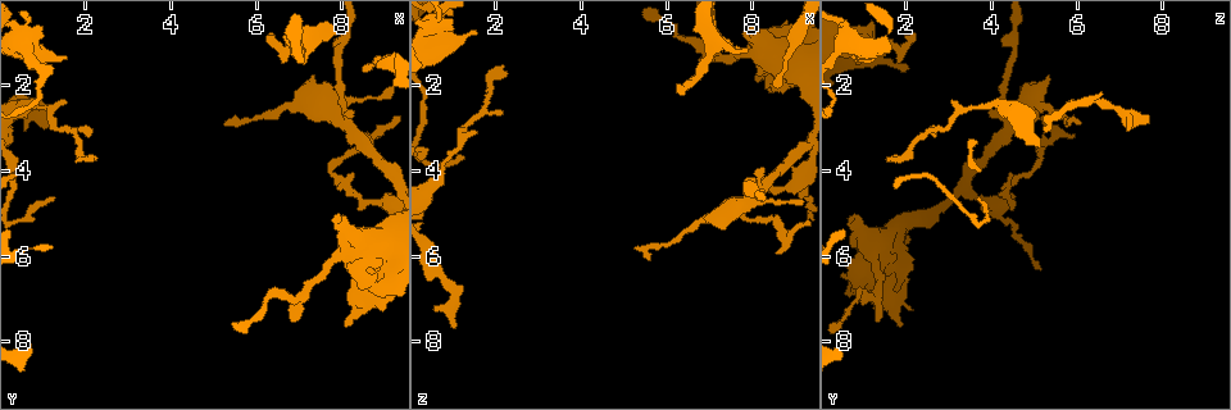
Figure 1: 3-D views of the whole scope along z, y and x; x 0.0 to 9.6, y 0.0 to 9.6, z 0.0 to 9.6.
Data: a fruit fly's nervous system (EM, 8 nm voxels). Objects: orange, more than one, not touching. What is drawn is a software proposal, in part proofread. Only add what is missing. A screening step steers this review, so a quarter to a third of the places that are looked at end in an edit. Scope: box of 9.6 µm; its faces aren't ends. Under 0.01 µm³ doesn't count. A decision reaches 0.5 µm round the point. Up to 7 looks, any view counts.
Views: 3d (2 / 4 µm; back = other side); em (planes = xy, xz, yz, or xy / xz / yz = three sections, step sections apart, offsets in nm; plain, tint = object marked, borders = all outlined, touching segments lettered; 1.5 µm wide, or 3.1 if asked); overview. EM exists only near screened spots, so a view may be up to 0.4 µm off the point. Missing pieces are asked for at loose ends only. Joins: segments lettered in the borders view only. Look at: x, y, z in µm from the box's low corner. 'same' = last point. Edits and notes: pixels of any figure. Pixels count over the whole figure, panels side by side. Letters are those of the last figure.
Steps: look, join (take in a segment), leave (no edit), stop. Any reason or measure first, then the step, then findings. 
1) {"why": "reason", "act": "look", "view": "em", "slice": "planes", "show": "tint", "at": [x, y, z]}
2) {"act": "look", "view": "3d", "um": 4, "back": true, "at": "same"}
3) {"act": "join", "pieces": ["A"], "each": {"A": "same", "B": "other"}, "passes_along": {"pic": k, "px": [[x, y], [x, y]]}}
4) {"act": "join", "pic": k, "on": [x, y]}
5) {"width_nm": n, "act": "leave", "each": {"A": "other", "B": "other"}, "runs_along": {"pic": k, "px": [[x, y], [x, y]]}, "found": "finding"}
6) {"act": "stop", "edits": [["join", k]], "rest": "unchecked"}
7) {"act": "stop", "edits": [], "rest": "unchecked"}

{"why": "free end", "act": "look", "view": "3d", "um": 4, "at": [7.90, 5.00, 0.85]}

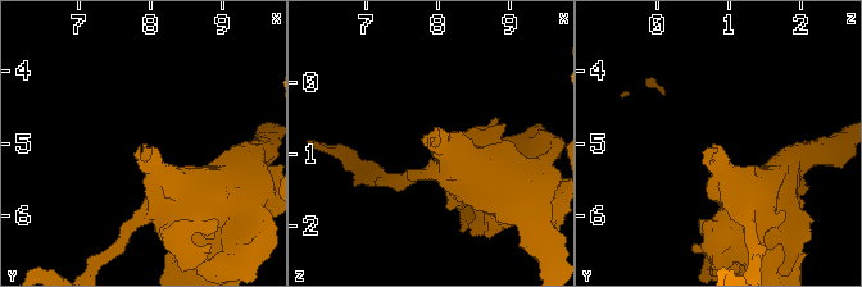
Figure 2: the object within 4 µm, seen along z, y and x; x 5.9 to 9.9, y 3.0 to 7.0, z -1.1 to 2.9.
{"act": "look", "view": "em", "slice": "planes", "show": "plain", "at": [7.90, 5.00, 0.80]}

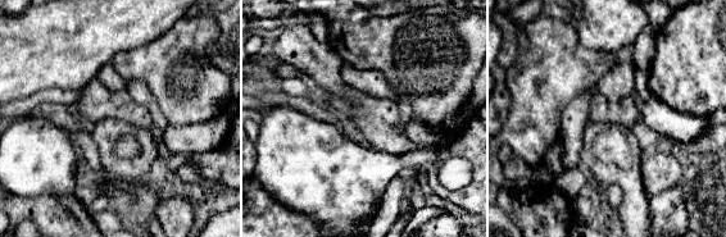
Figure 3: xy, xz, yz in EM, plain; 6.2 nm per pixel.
{"act": "look", "view": "em", "slice": "planes", "show": "borders", "at": "same"}

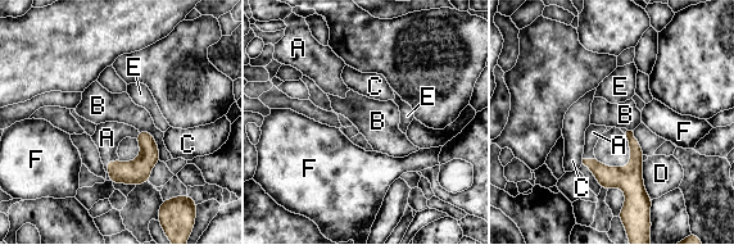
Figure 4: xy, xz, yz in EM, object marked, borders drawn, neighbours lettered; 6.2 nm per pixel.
{"act": "join", "pieces": ["A"], "each": {"A": "same", "B": "other", "C": "other", "D": "other", "E": "other", "F": "other"}, "passes_along": {"pic": 4, "px": [[136, 172], [105, 164], [107, 137]]}, "found": "it goes on there"}

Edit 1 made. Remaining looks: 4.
{"why": "branch stops here", "act": "look", "view": "3d", "um": 4, "at": [6.30, 0.90, 1.95]}

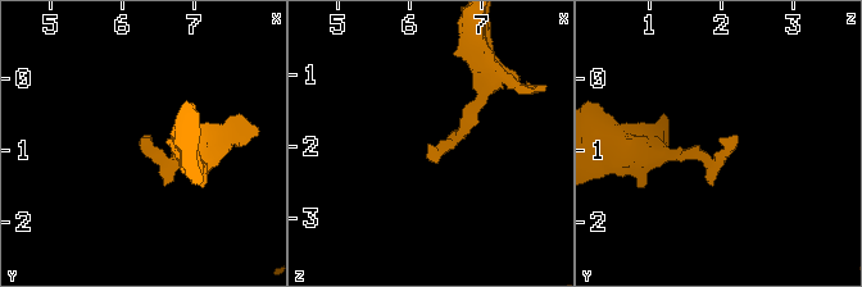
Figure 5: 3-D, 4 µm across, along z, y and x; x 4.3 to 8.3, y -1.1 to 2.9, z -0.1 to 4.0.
{"act": "look", "view": "em", "slice": "planes", "show": "plain", "at": [6.30, 0.85, 1.95]}

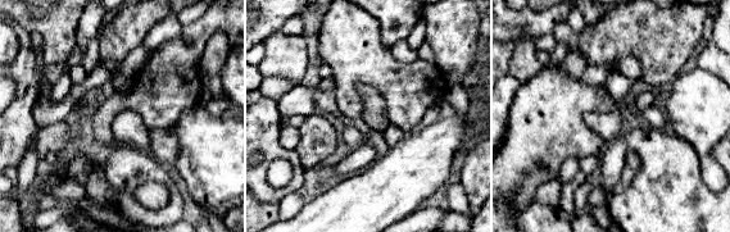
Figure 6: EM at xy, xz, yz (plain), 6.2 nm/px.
{"act": "look", "view": "em", "slice": "planes", "show": "borders", "at": "same"}

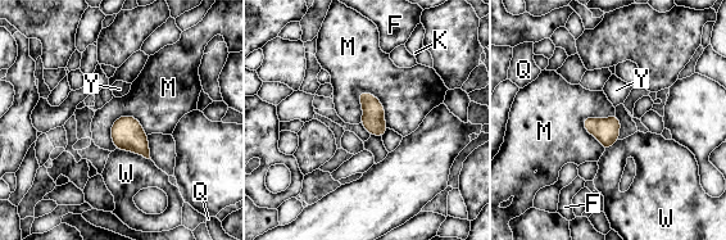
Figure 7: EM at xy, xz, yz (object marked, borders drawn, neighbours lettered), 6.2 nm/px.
{"act": "leave", "each": {"F": "other", "K": "other", "M": "other", "Q": "other", "W": "other", "Y": "other"}, "border": {"pic": 7, "px": [[359, 91], [381, 103], [389, 127]]}, "found": "no lettered segment goes on from it"}

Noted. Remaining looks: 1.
{"why": "thin end", "act": "look", "view": "em", "slice": "planes", "show": "borders", "at": [8.60, 3.15, 5.95]}

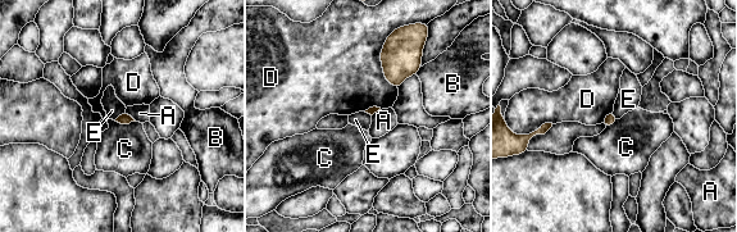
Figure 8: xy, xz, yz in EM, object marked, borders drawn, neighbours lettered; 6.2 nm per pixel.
{"act": "leave", "each": {"A": "other", "B": "other", "C": "other", "D": "other", "E": "other"}, "found": "no lettered segment goes on from it"}

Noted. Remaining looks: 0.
{"act": "stop", "edits": [["join", 4]], "rest": "unchecked"}

